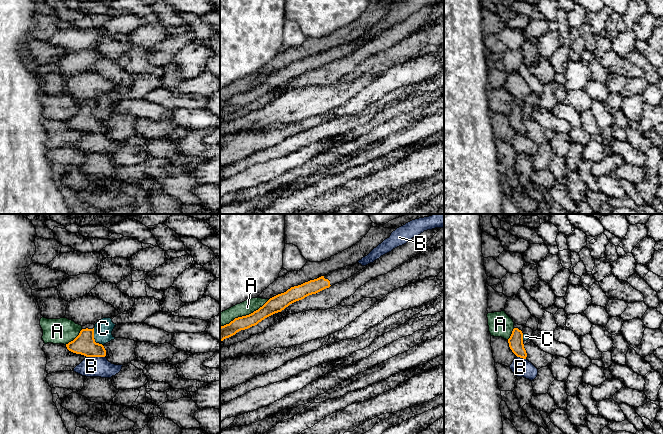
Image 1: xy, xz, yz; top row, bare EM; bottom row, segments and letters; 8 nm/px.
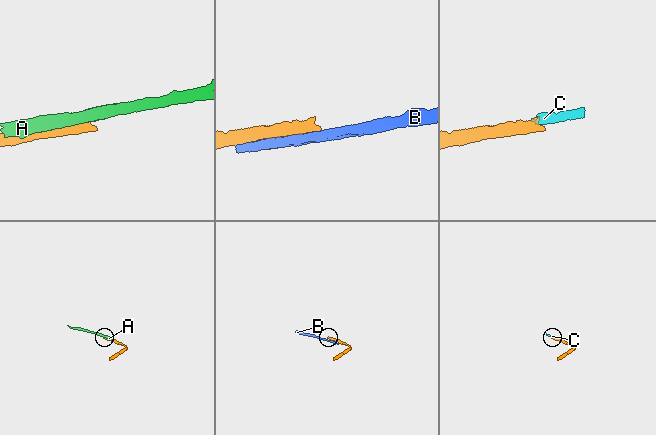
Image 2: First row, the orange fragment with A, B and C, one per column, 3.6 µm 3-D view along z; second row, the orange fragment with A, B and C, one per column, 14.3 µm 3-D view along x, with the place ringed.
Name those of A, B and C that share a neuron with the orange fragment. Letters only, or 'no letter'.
no letter

